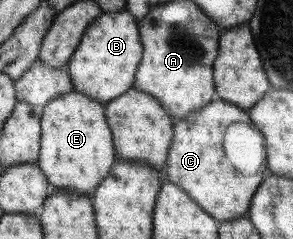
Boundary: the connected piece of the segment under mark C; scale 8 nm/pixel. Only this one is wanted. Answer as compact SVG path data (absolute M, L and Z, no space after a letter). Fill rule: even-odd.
M214 98L206 106L188 112L184 118L176 121L172 128L173 134L163 178L186 191L192 197L192 201L207 214L210 213L210 217L217 223L223 222L224 219L242 217L248 211L250 200L262 183L262 173L267 168L263 135L256 129L248 137L238 137L240 143L226 143L226 129L230 125L242 123L246 127L252 127L248 117L244 110L230 102ZM228 155L244 155L242 161L246 163L246 169L236 169L230 163Z

